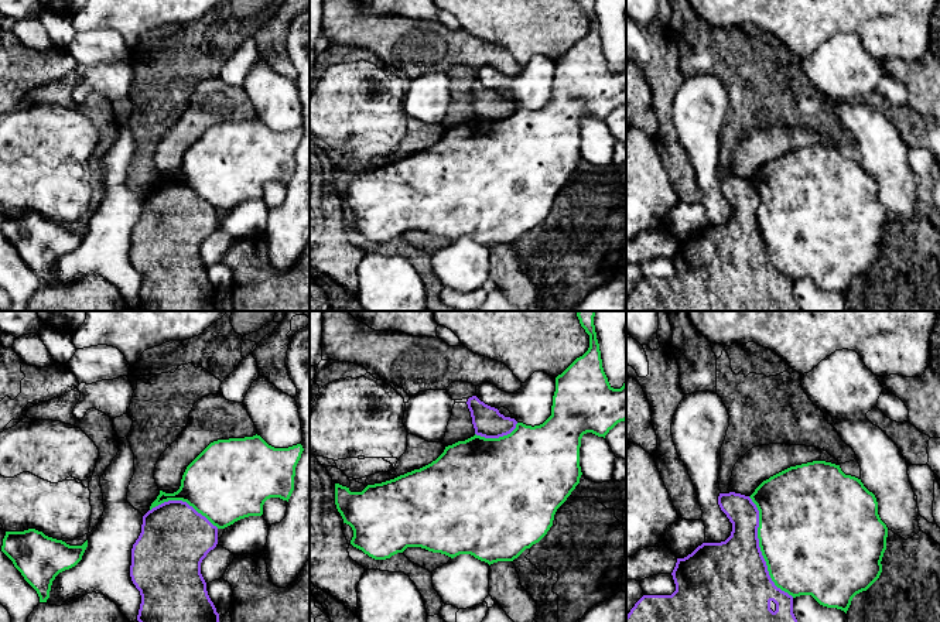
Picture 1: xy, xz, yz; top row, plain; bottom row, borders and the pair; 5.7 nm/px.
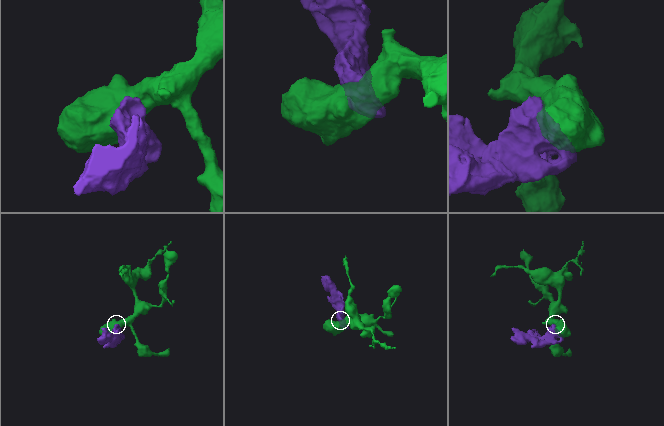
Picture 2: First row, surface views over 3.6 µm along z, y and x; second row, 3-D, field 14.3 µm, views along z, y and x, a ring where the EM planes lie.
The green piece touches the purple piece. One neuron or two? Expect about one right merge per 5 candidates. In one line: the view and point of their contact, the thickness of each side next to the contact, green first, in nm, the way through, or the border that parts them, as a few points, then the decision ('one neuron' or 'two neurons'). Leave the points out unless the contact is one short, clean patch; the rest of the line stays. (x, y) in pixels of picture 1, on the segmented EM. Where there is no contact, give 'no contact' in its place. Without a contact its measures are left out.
meets green in yz at (761, 550); 500 nm thick on the green side, 460 nm on the other; two neurons

